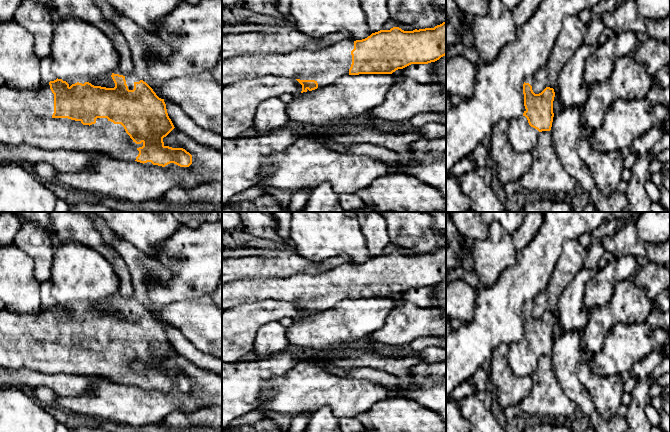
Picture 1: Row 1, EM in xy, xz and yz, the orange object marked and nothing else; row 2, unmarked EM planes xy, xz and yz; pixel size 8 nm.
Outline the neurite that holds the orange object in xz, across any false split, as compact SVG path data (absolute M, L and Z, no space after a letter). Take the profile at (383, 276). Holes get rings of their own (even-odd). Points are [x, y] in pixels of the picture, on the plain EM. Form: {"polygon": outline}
{"polygon": "M446 245L434 252L404 255L399 251L390 254L380 254L365 263L352 265L344 263L328 272L321 274L298 274L290 277L271 278L238 278L222 285L222 311L244 303L273 299L296 303L302 309L303 316L309 316L320 311L332 309L338 302L345 299L359 298L392 298L411 288L428 288L446 279Z"}

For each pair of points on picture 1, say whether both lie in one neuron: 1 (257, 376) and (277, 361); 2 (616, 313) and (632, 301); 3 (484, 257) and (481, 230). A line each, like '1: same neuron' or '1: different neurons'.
1: same neuron
2: same neuron
3: different neurons

